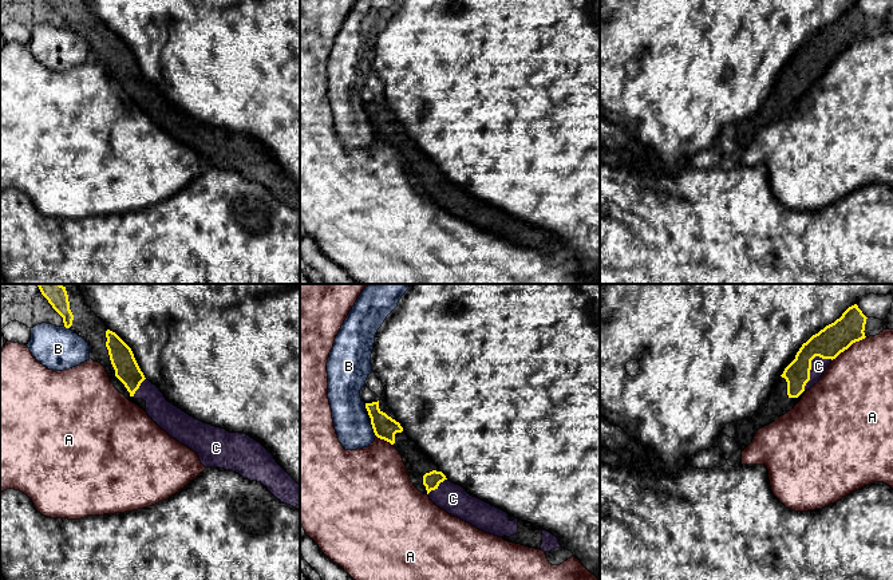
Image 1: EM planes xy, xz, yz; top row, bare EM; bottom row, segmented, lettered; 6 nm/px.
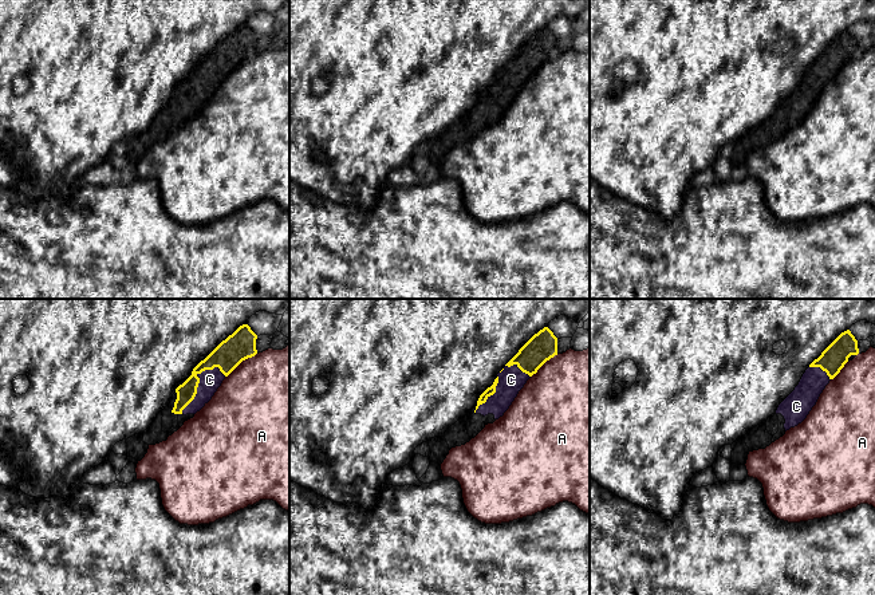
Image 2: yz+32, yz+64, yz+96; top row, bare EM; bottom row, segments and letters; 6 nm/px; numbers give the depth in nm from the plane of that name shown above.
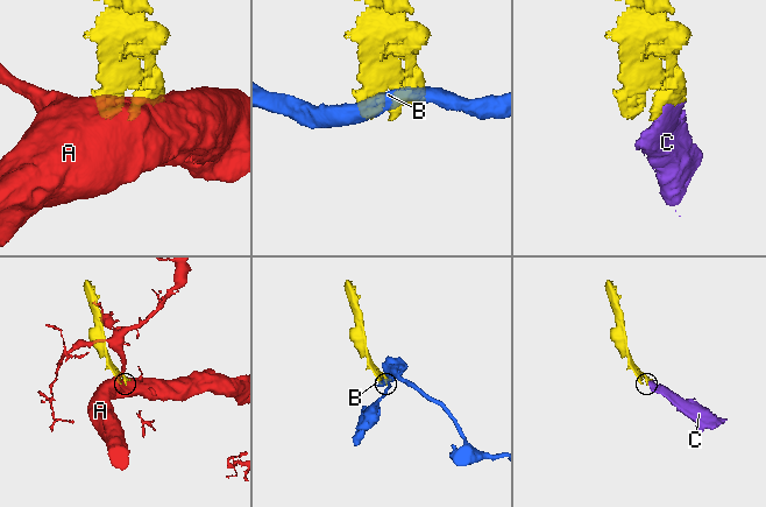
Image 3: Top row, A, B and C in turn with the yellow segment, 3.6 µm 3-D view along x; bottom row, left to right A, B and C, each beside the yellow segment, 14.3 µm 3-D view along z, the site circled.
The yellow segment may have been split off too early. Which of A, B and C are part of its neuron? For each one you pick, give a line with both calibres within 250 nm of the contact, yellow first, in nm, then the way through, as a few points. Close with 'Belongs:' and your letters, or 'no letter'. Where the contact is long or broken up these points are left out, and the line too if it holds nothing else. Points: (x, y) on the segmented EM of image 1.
C: calibres 180 and 100 nm
Belongs: C

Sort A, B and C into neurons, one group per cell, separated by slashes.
A / B / C

